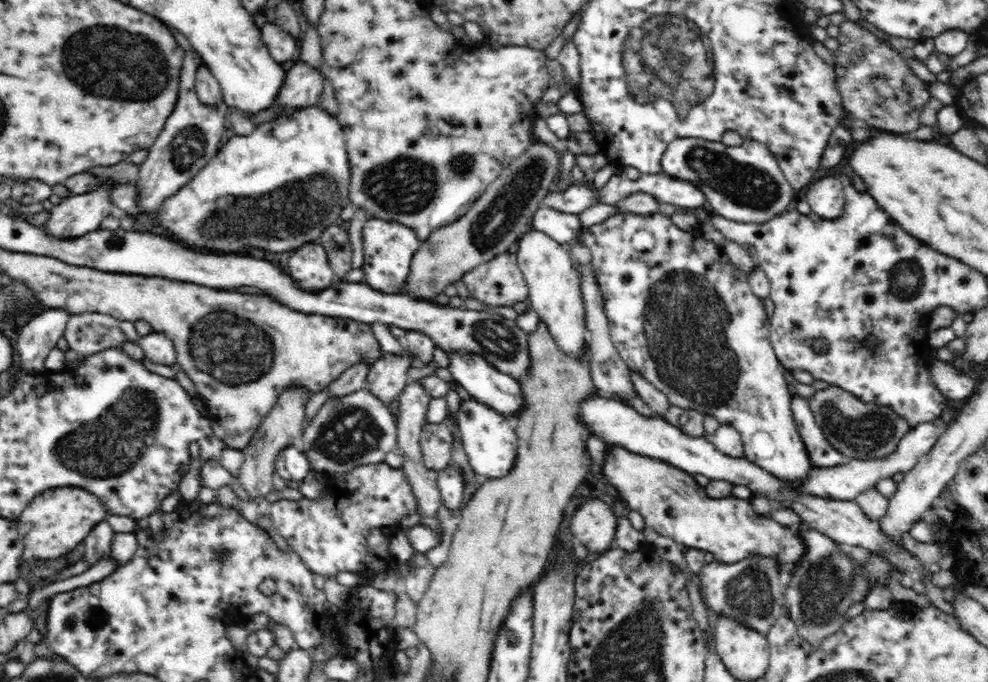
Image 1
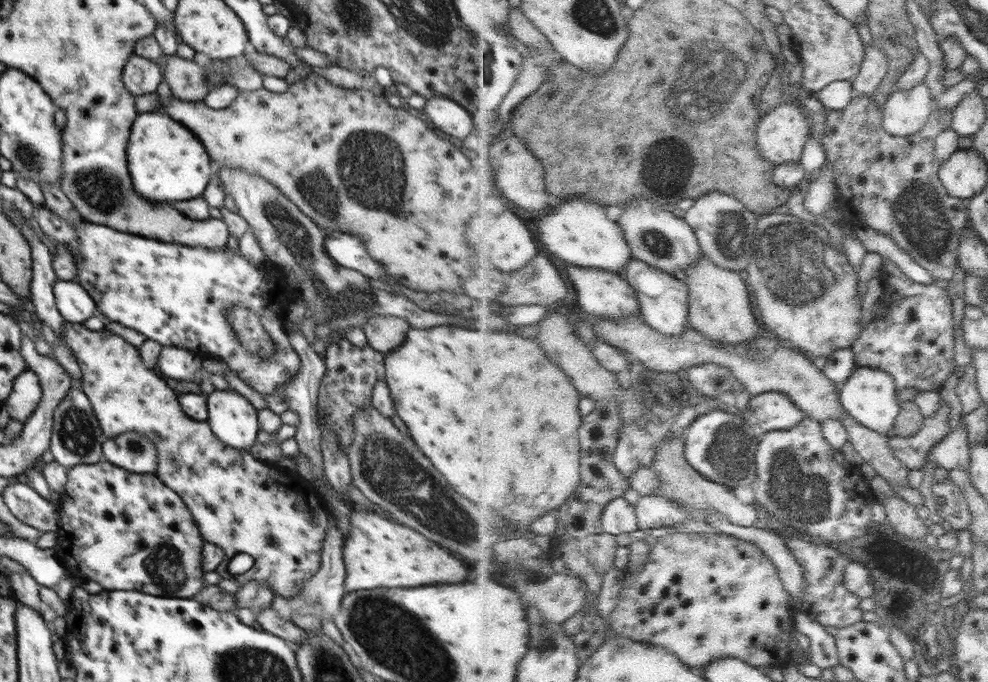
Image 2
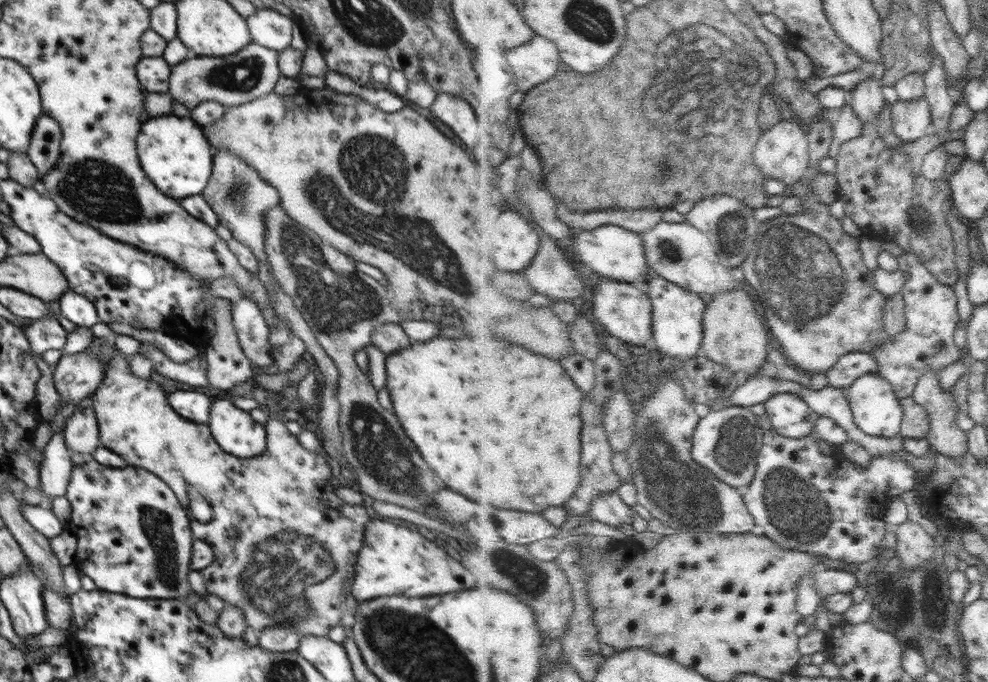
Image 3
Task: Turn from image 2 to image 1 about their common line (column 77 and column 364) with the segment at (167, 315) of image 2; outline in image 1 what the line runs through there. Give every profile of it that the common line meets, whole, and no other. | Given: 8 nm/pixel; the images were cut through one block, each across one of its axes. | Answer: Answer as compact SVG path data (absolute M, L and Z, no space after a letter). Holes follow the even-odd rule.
M370 218L364 224L363 238L363 271L364 283L376 291L402 294L405 292L405 280L409 271L412 256L421 247L416 231L394 221Z

